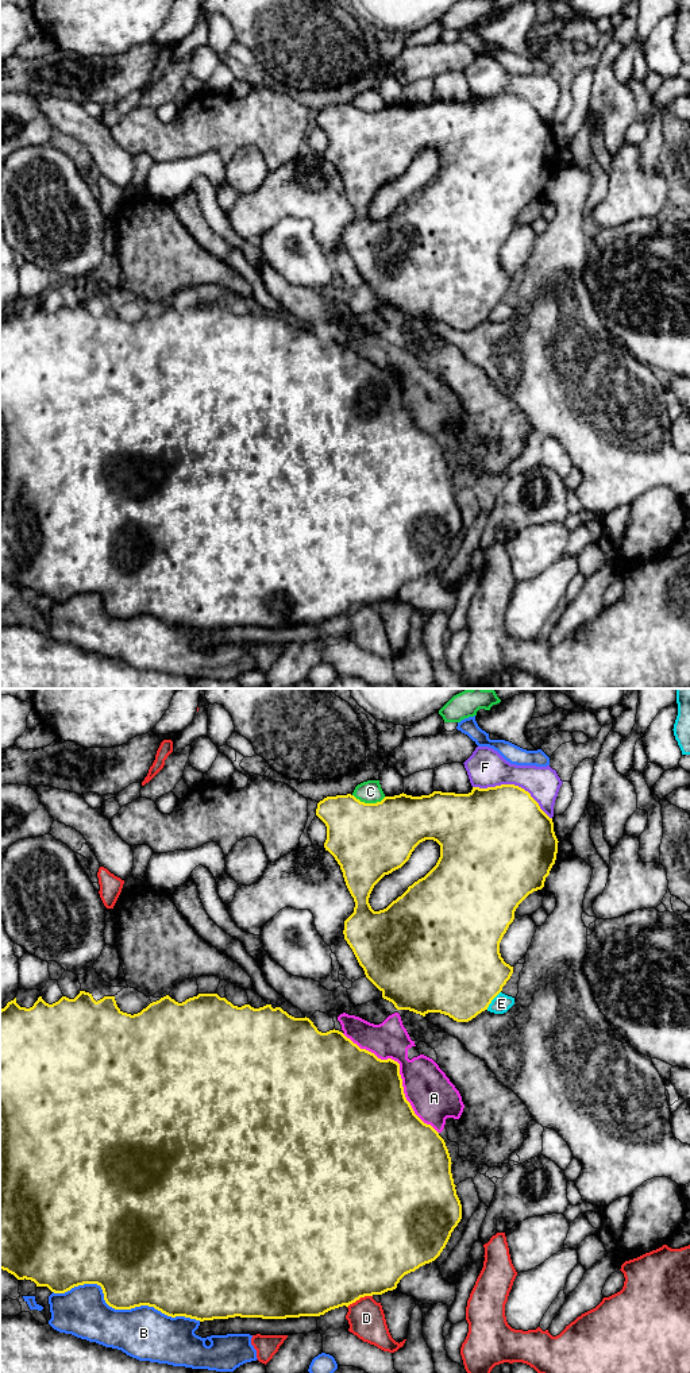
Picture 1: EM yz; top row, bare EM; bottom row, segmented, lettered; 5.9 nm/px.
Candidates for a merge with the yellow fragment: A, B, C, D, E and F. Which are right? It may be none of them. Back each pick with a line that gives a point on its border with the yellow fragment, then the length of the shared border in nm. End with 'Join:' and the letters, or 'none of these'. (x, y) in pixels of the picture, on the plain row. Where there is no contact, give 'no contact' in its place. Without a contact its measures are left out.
Join: none of these

